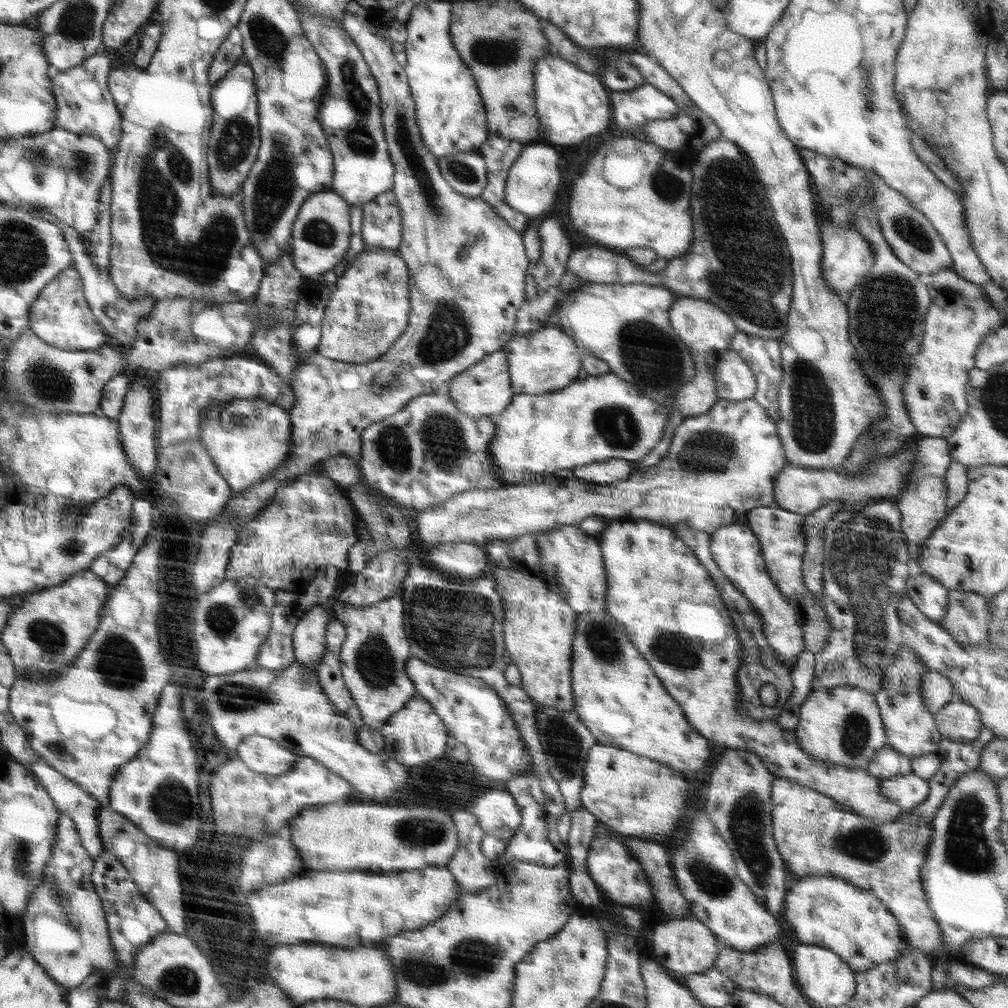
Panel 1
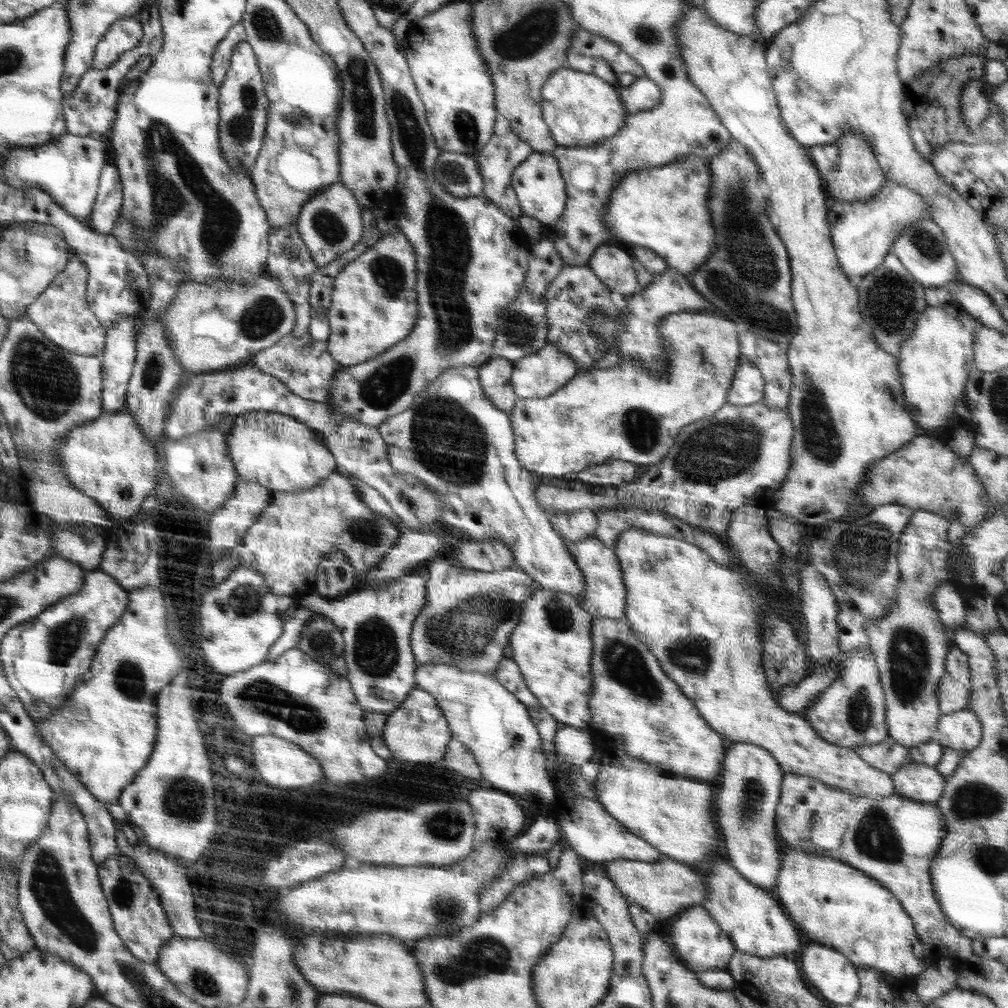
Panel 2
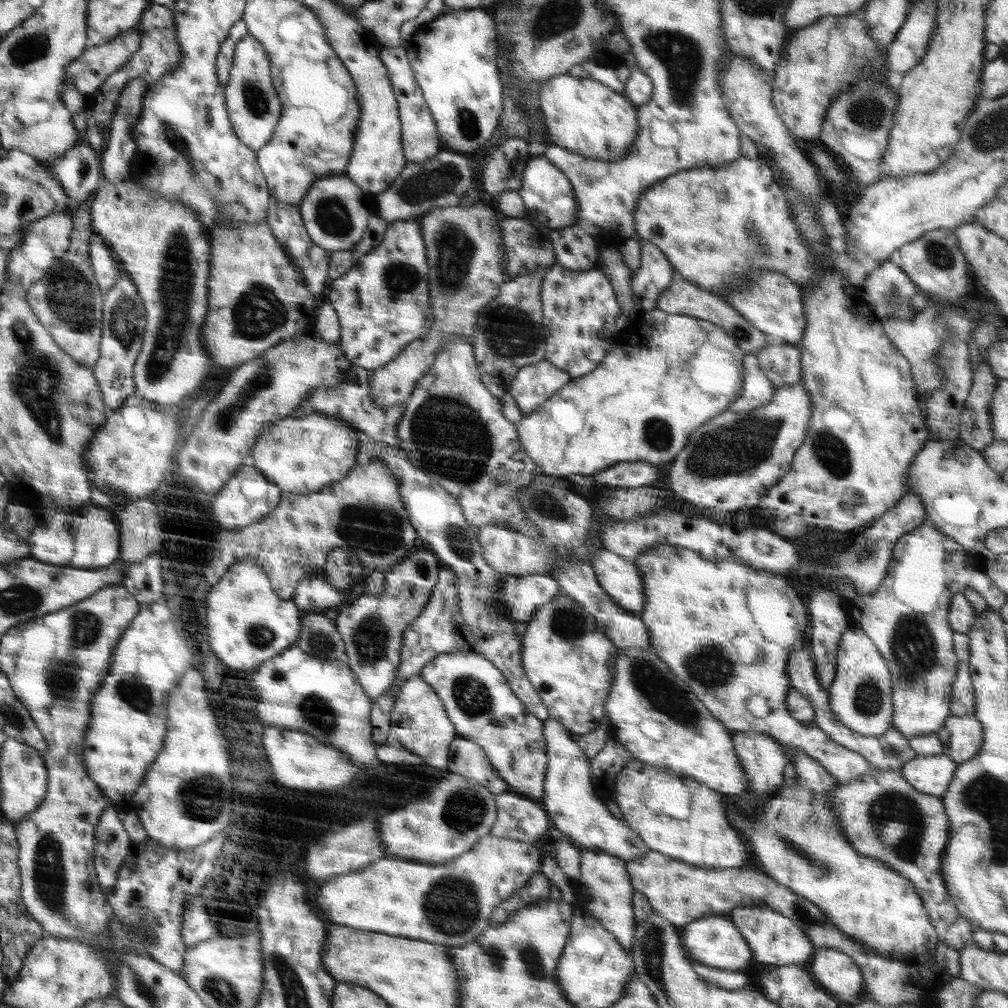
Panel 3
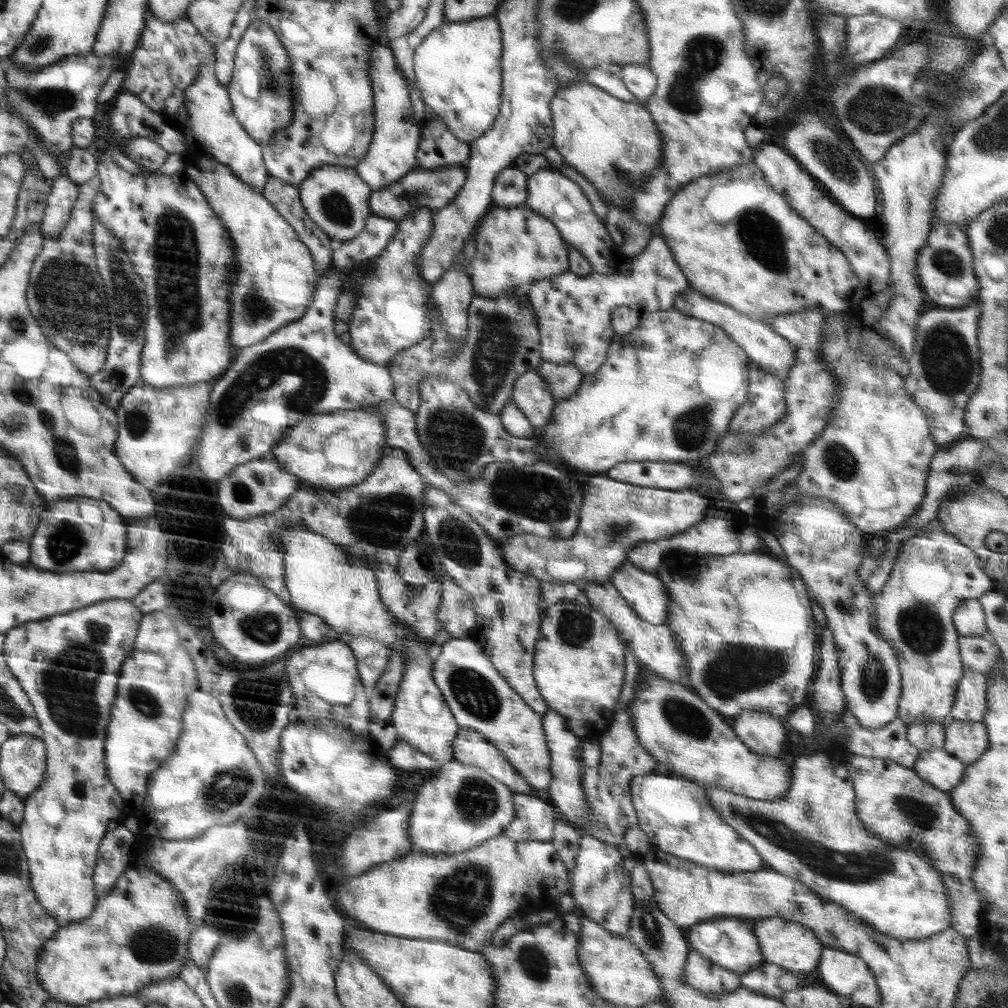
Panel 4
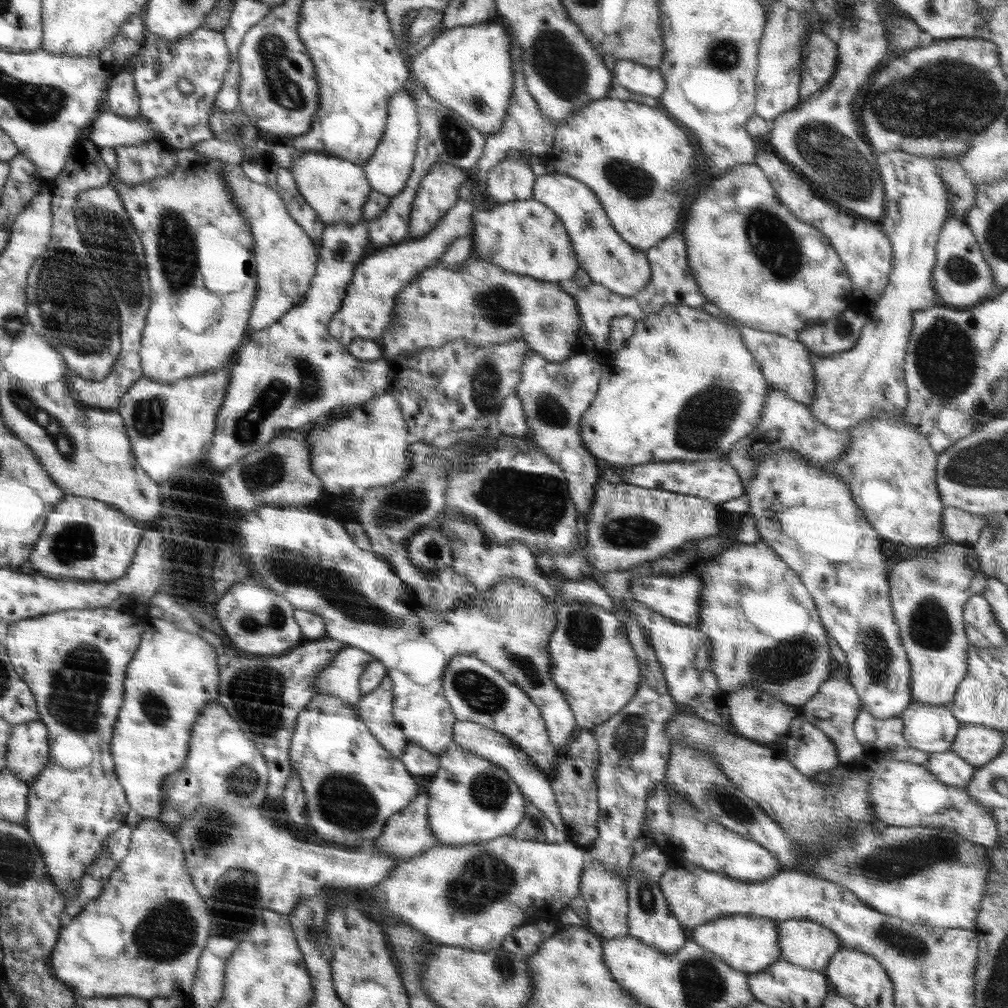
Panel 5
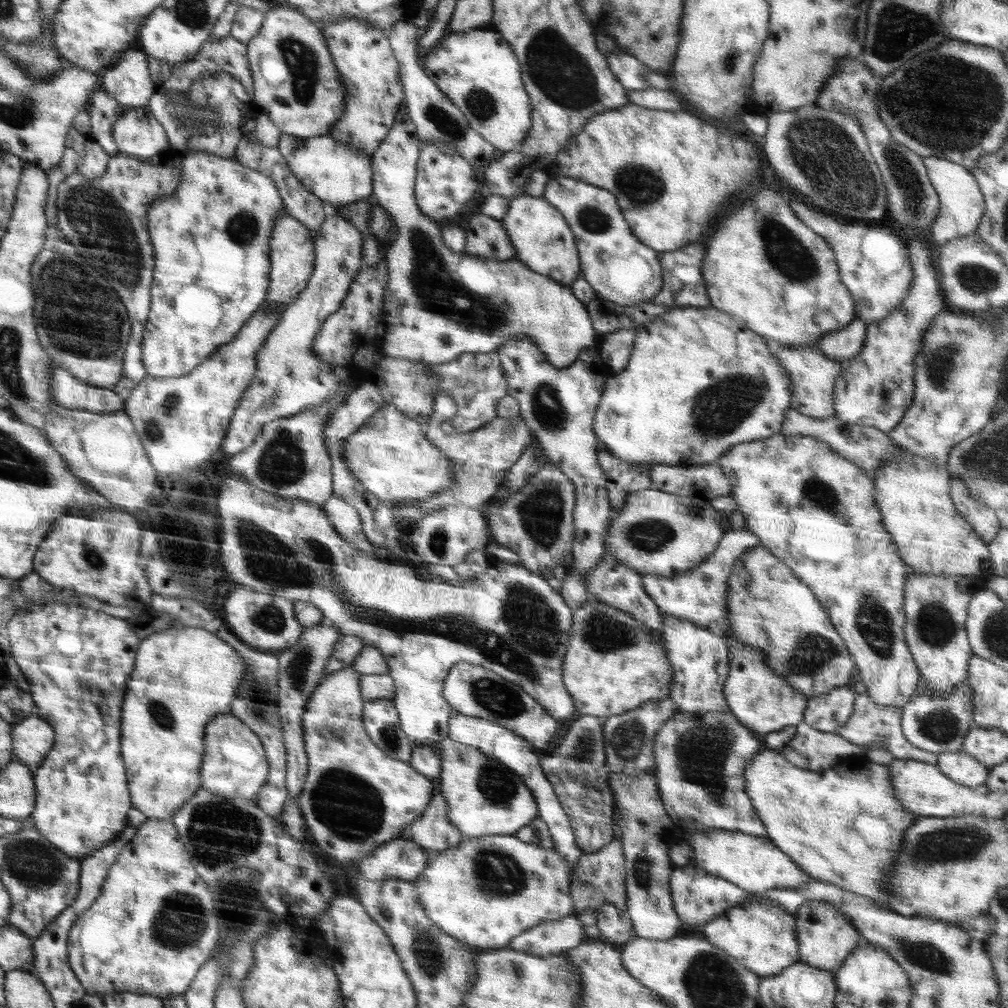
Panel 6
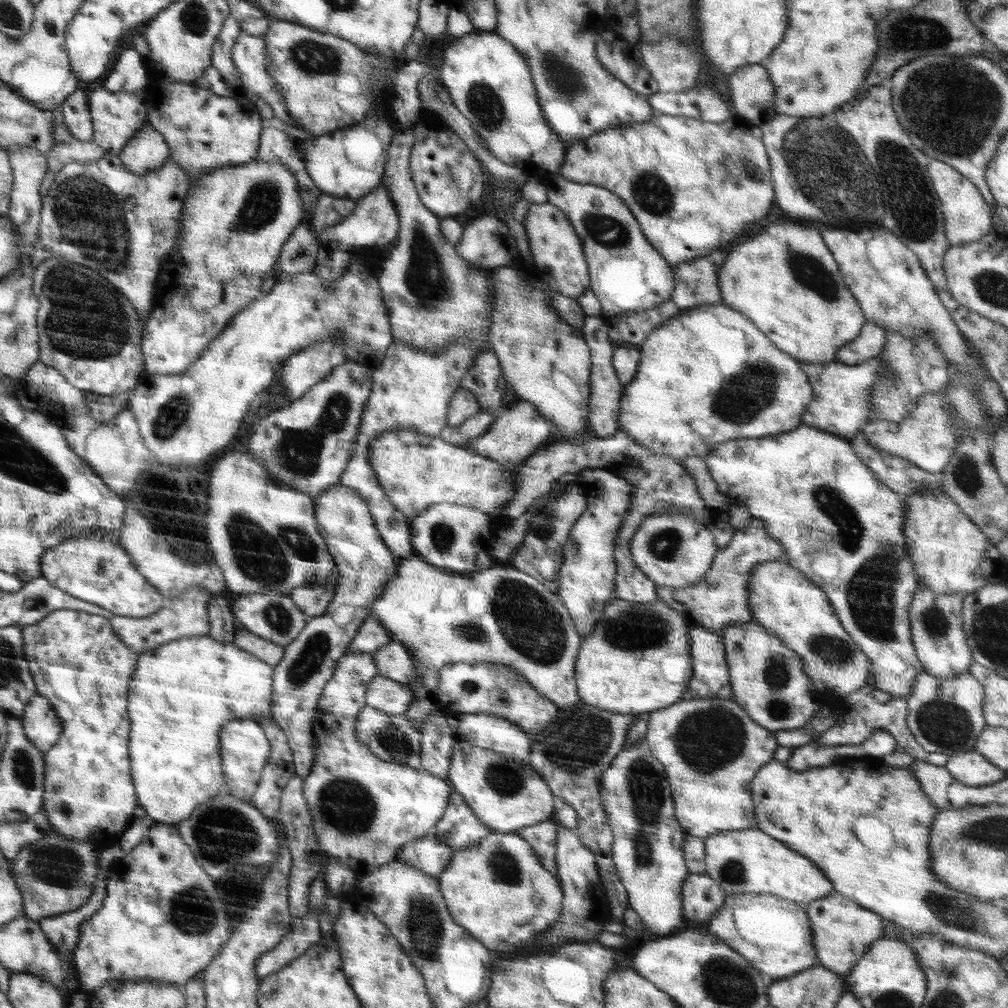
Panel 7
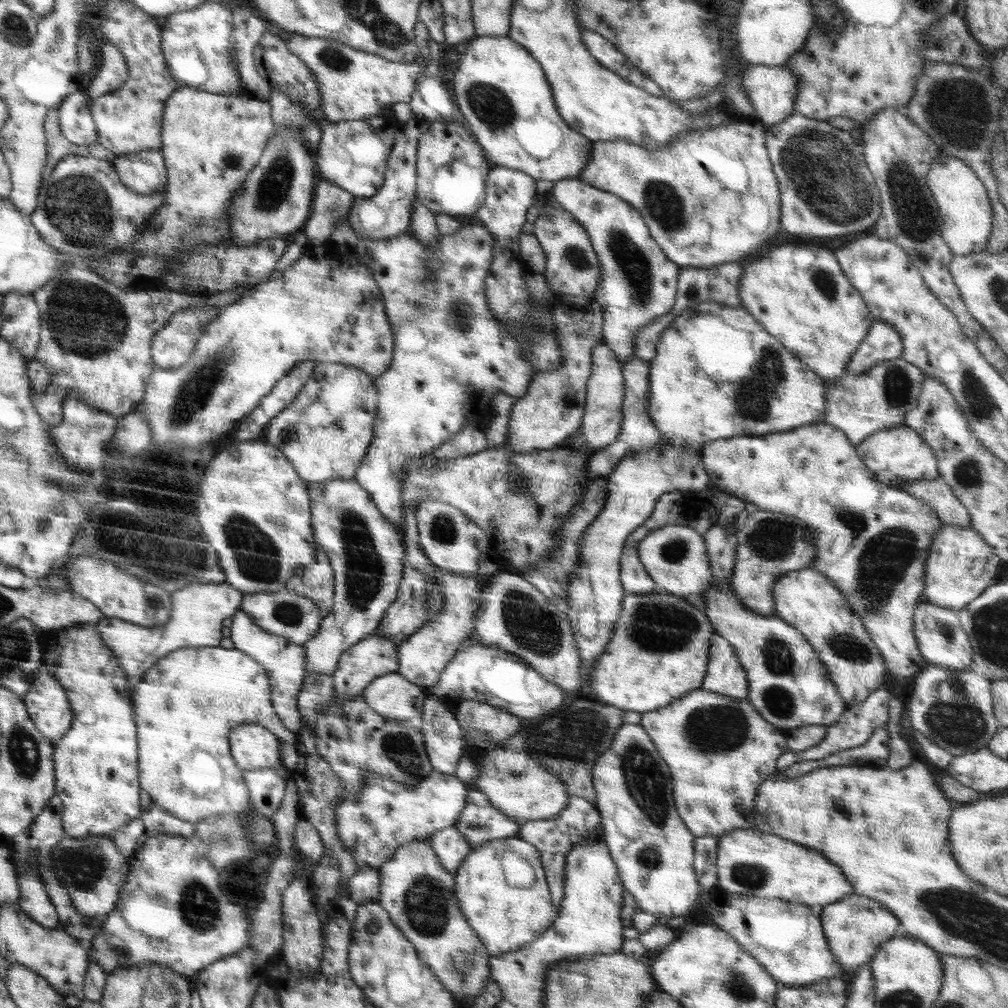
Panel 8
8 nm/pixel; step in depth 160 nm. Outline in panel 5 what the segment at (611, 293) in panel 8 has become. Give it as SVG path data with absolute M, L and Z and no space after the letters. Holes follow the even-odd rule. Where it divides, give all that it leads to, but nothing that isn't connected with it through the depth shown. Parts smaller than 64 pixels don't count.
M550 171L536 178L531 198L545 204L562 221L579 262L591 282L622 296L634 296L650 280L650 265L644 250L634 248L614 230L599 198L583 182Z

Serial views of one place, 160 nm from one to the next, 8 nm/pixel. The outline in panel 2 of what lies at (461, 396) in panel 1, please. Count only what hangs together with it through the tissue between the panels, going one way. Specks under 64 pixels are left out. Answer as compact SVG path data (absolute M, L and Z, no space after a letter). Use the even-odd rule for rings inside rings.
M490 358L478 369L478 379L488 401L509 414L517 402L510 382L512 370L512 363L504 358Z

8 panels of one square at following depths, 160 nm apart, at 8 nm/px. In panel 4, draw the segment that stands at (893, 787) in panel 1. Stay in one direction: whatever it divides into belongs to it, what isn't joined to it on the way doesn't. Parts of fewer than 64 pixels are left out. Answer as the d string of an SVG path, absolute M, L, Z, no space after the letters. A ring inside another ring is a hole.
M942 748L921 751L913 769L924 782L950 792L962 780L966 764Z

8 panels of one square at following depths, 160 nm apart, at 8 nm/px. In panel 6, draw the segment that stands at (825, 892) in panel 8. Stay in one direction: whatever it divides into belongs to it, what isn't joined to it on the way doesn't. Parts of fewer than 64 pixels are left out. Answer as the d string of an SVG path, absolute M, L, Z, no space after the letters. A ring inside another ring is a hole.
M707 828L690 834L688 845L694 851L693 865L753 893L770 889L797 889L811 880L811 877L780 851L770 838Z

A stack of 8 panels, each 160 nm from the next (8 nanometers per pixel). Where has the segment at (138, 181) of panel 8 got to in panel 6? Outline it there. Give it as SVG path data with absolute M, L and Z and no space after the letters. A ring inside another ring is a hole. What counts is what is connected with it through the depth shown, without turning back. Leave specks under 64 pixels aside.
M147 104L125 110L113 124L113 139L120 154L140 160L153 158L172 149L165 127Z

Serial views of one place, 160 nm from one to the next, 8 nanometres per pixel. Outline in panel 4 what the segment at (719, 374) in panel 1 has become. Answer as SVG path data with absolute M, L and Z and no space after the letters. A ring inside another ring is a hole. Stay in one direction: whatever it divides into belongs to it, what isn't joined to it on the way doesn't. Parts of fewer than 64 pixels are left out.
M751 362L748 368L749 392L746 403L734 413L730 432L762 436L764 430L784 420L786 399L783 380L764 374Z

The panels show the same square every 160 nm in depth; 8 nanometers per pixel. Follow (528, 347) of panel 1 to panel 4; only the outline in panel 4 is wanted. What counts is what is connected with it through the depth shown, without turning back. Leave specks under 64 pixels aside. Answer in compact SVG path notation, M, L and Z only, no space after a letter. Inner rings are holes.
M535 370L522 374L514 384L513 402L524 413L534 430L542 430L550 421L554 398L548 384Z

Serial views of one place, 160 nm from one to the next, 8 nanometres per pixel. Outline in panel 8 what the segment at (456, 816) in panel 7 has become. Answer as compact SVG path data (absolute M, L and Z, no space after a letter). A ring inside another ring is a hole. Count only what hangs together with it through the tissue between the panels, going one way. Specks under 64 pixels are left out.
M470 787L466 795L465 807L453 827L460 832L460 835L464 835L464 839L470 843L472 849L476 849L490 840L518 837L517 832L520 824L520 820L514 820L506 816L501 810L494 808L483 792Z

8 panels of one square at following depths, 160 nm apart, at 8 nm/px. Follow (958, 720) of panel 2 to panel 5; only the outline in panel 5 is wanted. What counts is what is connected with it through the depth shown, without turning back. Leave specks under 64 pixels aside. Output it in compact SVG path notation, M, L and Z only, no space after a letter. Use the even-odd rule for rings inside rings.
M962 725L951 750L976 767L988 764L1002 750L1003 733L984 725Z

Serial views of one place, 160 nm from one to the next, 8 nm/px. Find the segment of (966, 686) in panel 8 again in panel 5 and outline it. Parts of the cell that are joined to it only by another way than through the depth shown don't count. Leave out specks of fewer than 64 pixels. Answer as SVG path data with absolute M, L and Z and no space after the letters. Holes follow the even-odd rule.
M912 700L909 707L898 715L903 720L903 735L908 744L926 753L950 751L954 737L962 724L954 718L949 708L950 704L928 705Z

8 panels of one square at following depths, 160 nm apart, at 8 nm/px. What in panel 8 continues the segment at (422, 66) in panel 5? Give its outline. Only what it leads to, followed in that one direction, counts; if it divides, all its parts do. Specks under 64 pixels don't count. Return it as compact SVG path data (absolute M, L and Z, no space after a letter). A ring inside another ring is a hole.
M481 36L472 38L469 41L469 46L464 53L461 54L457 67L454 73L454 92L456 92L456 106L462 111L468 124L468 130L474 136L474 139L482 146L485 157L493 166L503 166L506 168L514 168L521 170L530 176L533 176L536 180L550 180L554 183L562 179L578 178L579 172L585 167L585 164L590 160L590 150L593 141L586 138L583 134L572 130L566 121L561 117L561 114L555 107L553 101L552 91L546 80L542 67L539 66L538 61L521 45L514 42L507 36Z

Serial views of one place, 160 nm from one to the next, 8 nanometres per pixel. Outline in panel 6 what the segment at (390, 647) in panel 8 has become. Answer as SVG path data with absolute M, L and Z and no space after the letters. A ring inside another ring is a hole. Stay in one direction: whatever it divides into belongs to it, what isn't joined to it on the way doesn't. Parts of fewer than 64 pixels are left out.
M353 666L327 675L314 688L306 704L306 712L302 715L308 772L297 803L316 846L344 866L349 862L357 865L362 858L370 856L382 844L401 839L405 826L422 816L422 811L428 806L434 792L432 778L416 772L408 763L386 756L370 740L363 725L365 700L360 694L361 676L362 674L353 670Z

